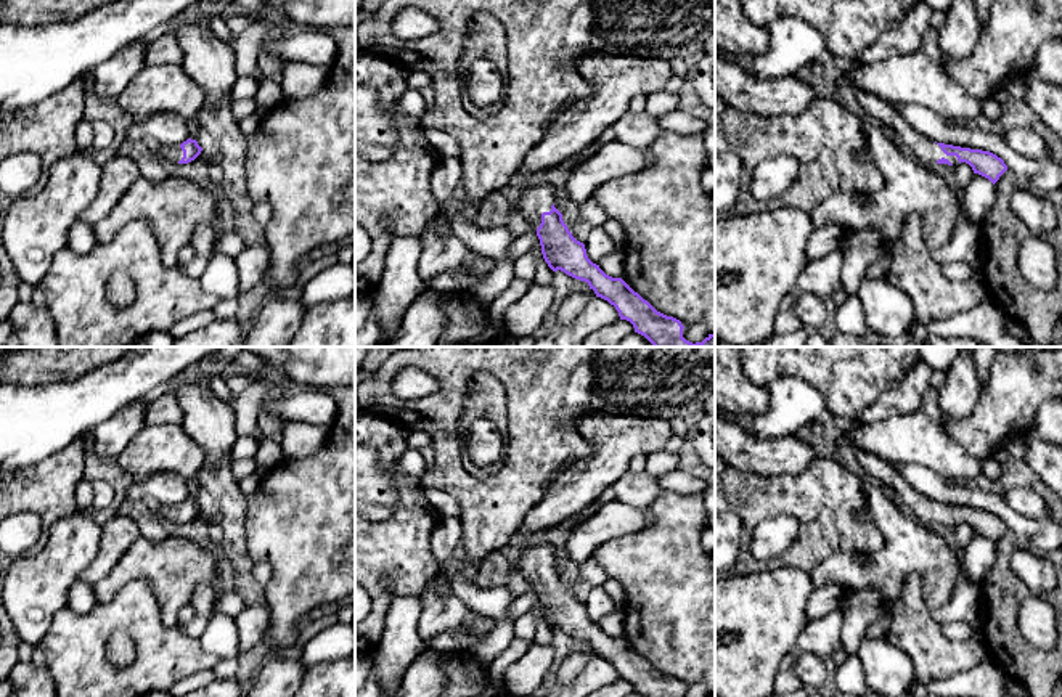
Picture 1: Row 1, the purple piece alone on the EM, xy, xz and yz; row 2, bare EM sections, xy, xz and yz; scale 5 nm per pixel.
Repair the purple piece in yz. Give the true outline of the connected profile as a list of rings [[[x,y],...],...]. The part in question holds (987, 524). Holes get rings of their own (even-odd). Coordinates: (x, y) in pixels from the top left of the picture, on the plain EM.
[[[853,450],[856,461],[866,474],[877,483],[890,487],[914,512],[922,524],[948,524],[956,525],[966,522],[974,533],[988,538],[993,544],[1007,530],[1001,517],[990,511],[961,507],[932,501],[917,493],[908,480],[895,469],[893,464],[868,451]]]

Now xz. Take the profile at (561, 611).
[[[548,543],[522,544],[513,551],[517,570],[537,589],[548,626],[585,641],[596,657],[615,666],[620,679],[633,684],[635,692],[644,697],[683,697],[684,686],[680,679],[657,671],[622,638],[606,634],[588,618],[585,604],[572,596],[562,573],[554,567],[554,554],[554,546]]]

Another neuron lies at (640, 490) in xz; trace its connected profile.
[[[646,471],[625,474],[612,485],[612,490],[615,491],[615,499],[643,509],[647,509],[664,491],[657,483],[657,477]]]

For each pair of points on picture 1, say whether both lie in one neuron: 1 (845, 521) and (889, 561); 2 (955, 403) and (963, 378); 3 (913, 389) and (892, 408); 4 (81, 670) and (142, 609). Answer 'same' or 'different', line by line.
1: different
2: same
3: same
4: same

